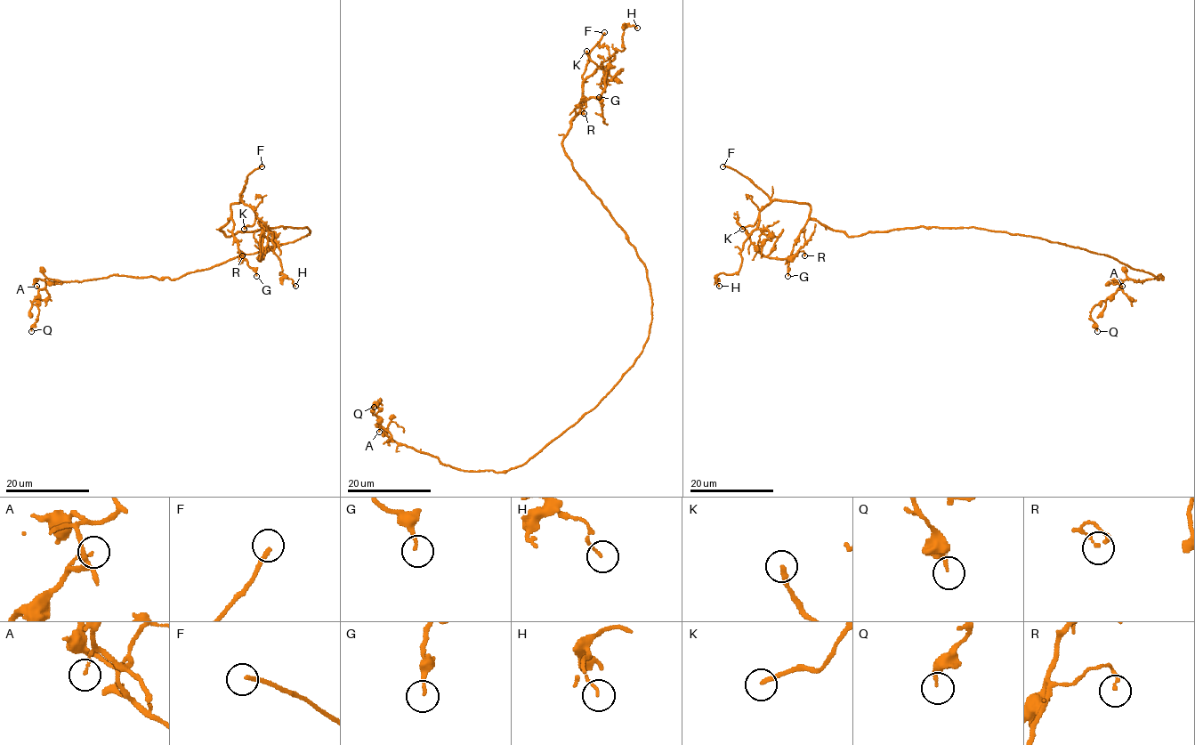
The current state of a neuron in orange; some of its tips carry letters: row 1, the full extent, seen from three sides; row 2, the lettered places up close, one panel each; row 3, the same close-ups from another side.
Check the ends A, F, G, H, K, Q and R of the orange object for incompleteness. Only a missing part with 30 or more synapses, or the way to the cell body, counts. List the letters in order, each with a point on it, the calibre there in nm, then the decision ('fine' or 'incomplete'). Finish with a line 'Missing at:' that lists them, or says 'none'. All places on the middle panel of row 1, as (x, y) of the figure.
A: place (379, 432); calibre 120 nm; fine
F: place (604, 32); calibre 190 nm; incomplete
G: place (599, 97); calibre 150 nm; fine
H: place (637, 28); calibre 110 nm; fine
K: place (586, 51); calibre 200 nm; fine
Q: place (374, 407); calibre 180 nm; fine
R: place (584, 113); calibre 110 nm; fine
Missing at: F

